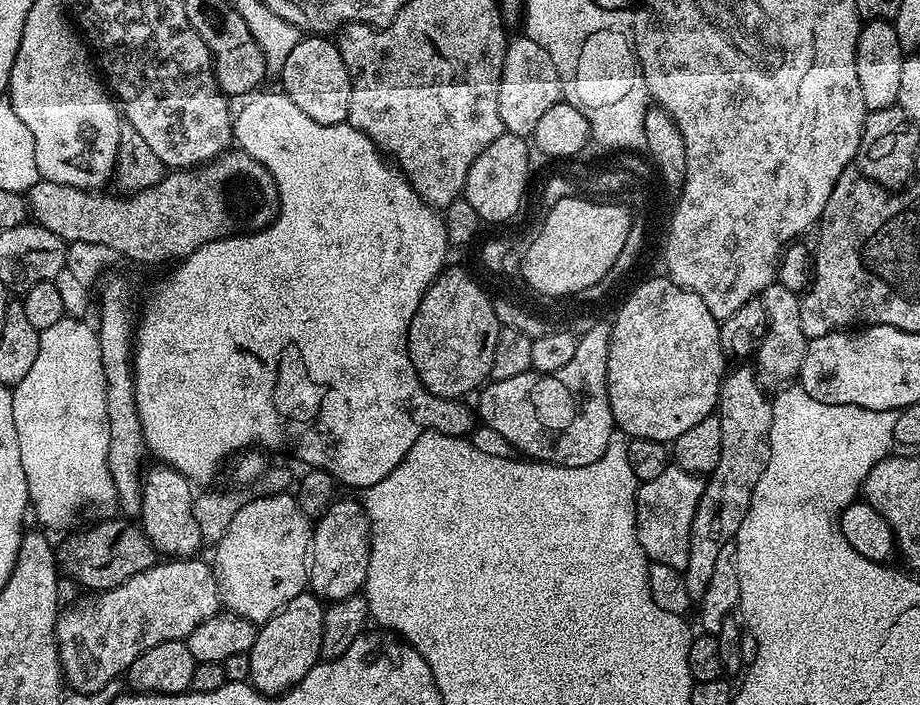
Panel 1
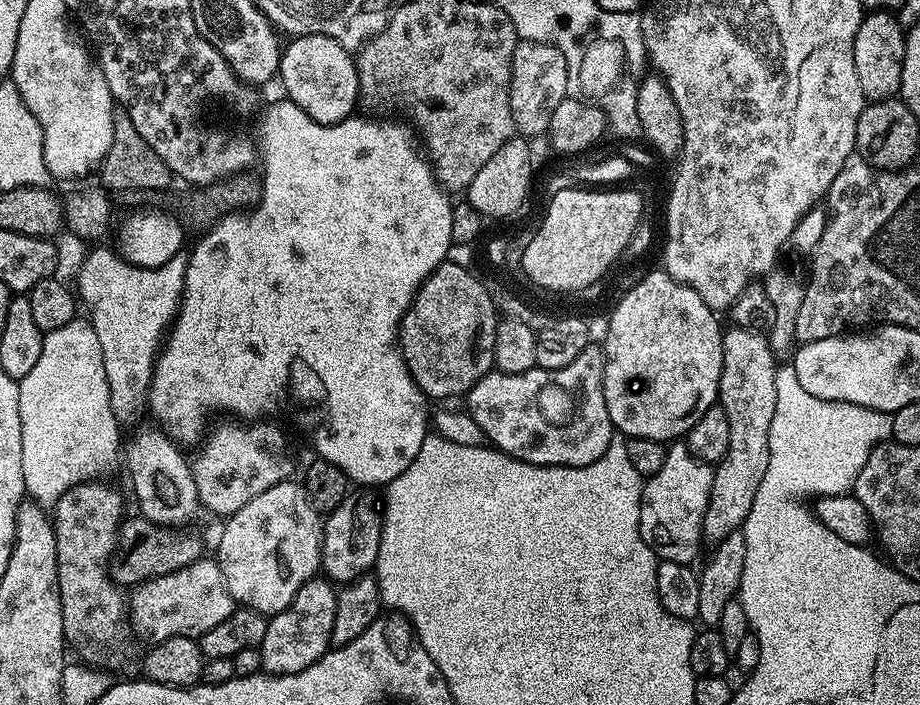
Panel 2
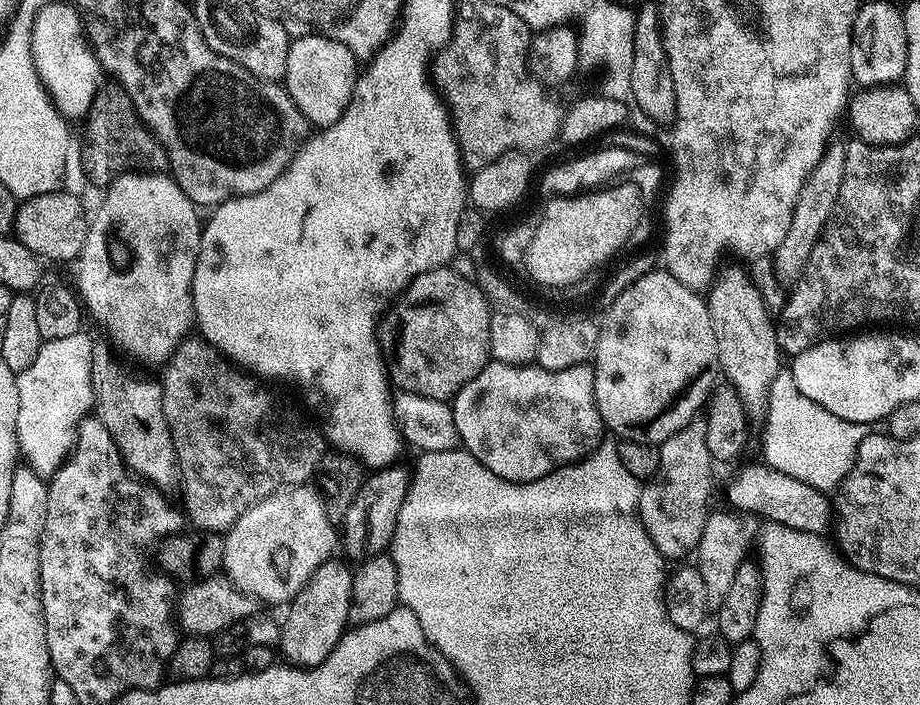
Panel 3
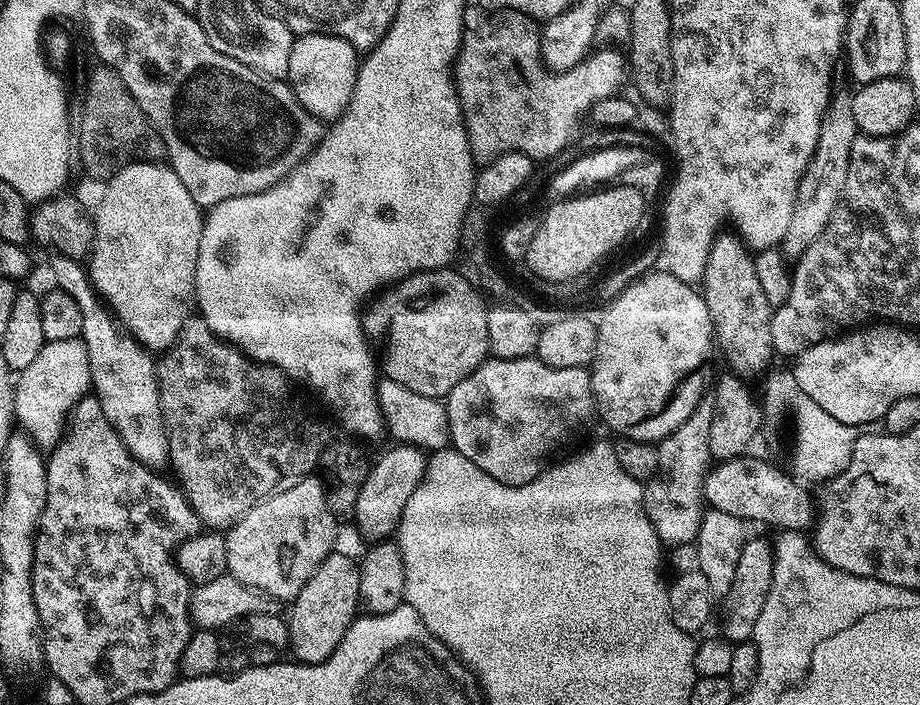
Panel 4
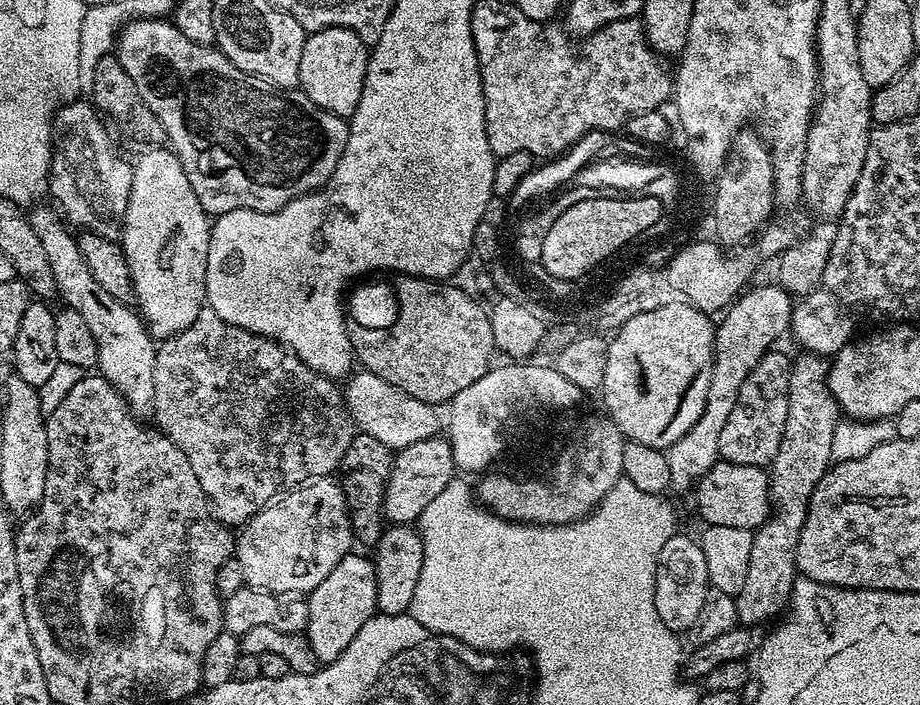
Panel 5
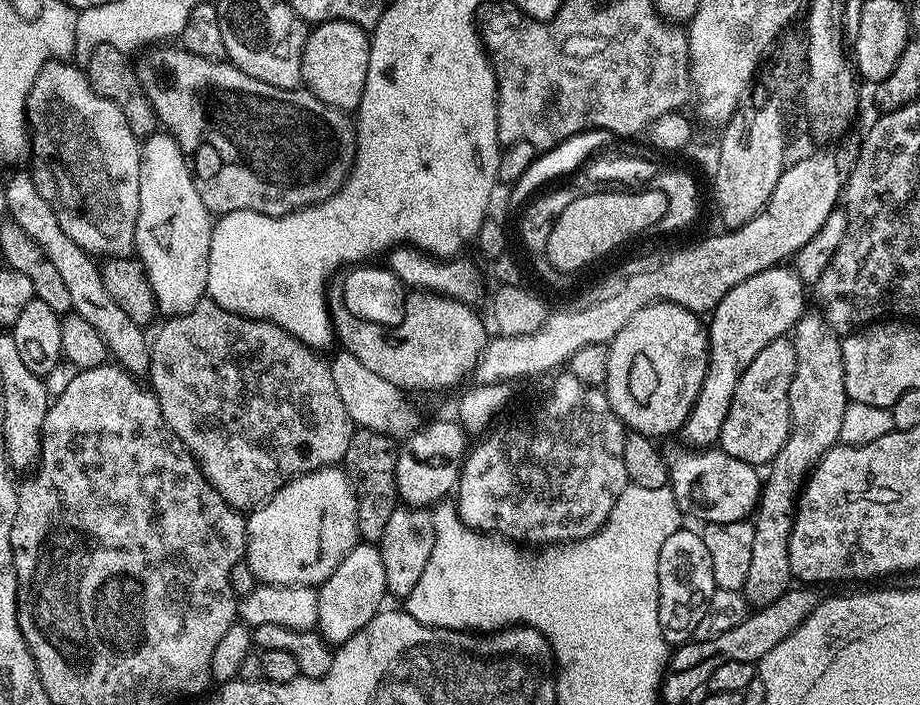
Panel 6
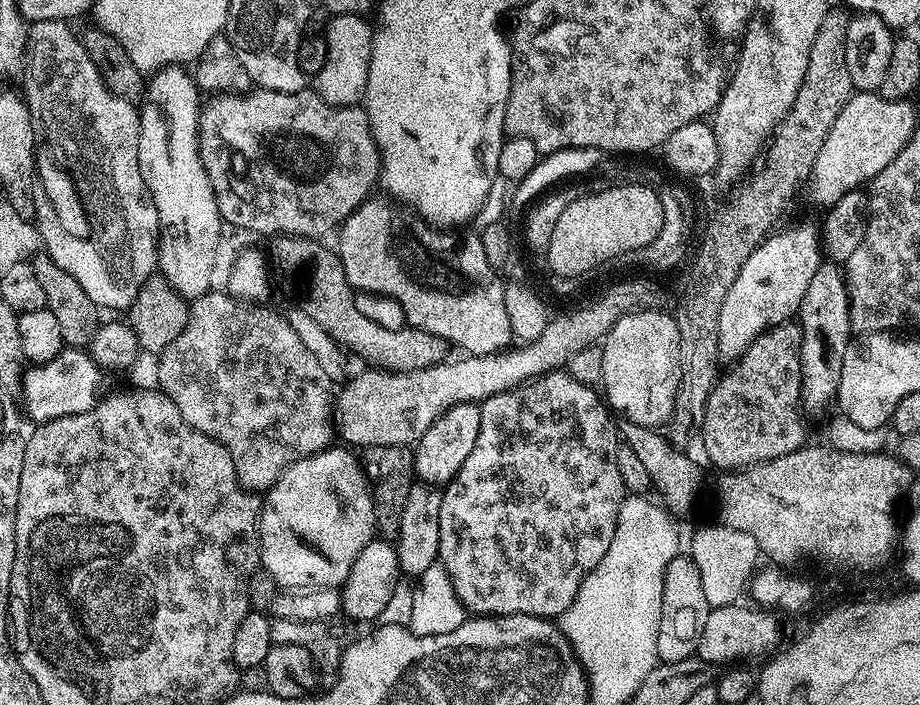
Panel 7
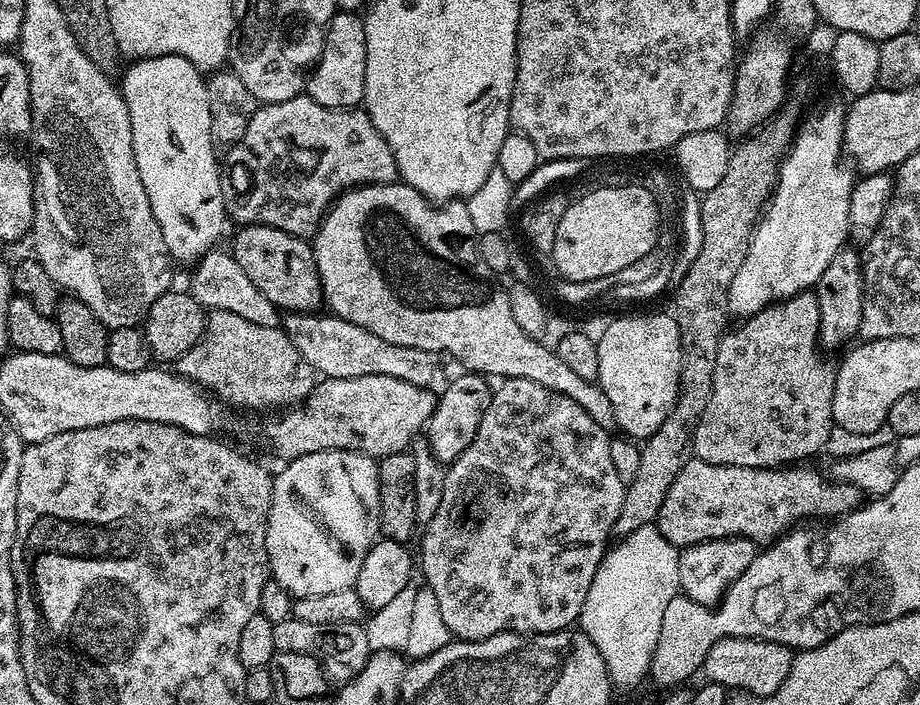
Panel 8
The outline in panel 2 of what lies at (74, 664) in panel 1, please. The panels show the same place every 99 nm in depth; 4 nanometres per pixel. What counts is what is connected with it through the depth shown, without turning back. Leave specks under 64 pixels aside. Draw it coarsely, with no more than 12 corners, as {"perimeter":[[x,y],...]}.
{"perimeter":[[201,558],[135,585],[131,629],[147,642],[199,638],[234,601]]}

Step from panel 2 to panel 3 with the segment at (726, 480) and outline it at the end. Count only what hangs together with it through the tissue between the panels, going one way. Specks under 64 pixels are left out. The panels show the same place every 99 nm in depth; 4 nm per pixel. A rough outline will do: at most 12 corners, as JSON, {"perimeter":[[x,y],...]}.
{"perimeter":[[743,267],[707,289],[723,379],[767,421],[776,326]]}

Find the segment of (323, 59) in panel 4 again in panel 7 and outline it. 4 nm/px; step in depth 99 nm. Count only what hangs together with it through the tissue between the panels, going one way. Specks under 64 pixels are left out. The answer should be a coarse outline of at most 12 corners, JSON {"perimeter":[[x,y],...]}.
{"perimeter":[[333,15],[314,91],[352,106],[370,74],[373,25]]}

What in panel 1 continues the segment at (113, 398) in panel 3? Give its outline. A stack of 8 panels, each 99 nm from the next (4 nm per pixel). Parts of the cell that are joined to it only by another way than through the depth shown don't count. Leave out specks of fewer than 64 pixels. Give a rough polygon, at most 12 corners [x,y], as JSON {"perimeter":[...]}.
{"perimeter":[[160,462],[144,473],[138,523],[157,553],[202,548],[194,488]]}

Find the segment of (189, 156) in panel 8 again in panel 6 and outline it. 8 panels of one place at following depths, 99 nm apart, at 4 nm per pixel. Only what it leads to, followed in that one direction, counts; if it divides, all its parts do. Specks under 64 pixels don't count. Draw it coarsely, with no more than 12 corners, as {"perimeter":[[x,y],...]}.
{"perimeter":[[167,131],[140,149],[134,252],[165,317],[205,299],[213,217]]}

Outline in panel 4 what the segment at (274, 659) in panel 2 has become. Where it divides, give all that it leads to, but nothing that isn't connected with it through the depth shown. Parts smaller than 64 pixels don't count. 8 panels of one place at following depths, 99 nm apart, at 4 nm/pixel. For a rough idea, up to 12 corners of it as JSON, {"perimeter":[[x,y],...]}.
{"perimeter":[[334,550],[290,601],[290,652],[323,664],[355,622],[360,569]]}

